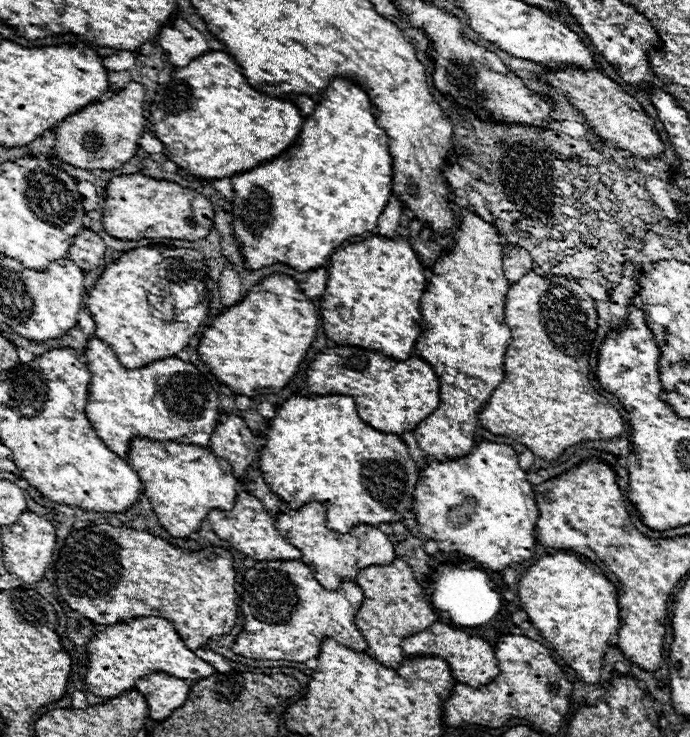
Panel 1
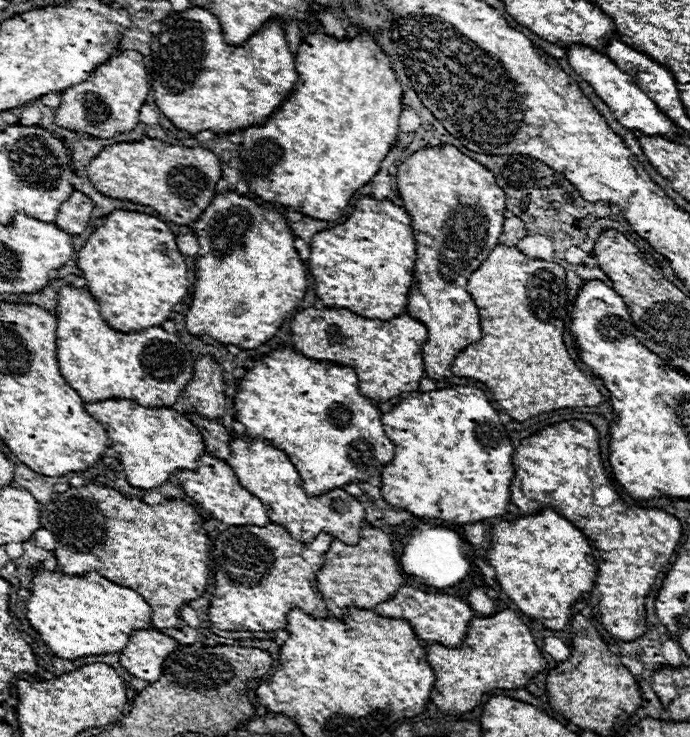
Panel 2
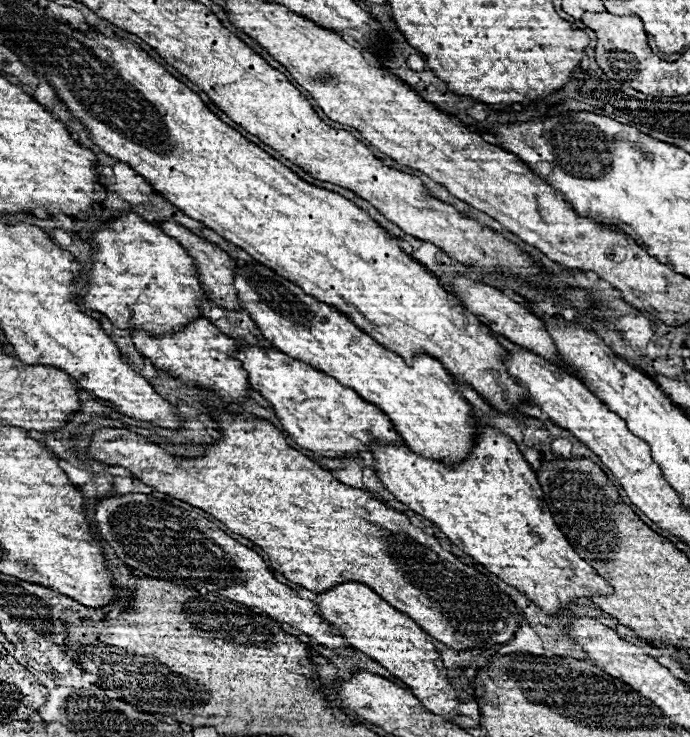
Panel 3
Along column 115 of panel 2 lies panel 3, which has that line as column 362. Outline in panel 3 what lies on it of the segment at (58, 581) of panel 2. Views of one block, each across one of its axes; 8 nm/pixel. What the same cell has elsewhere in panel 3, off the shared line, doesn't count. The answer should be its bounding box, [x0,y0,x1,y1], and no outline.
[316,582,458,718]

